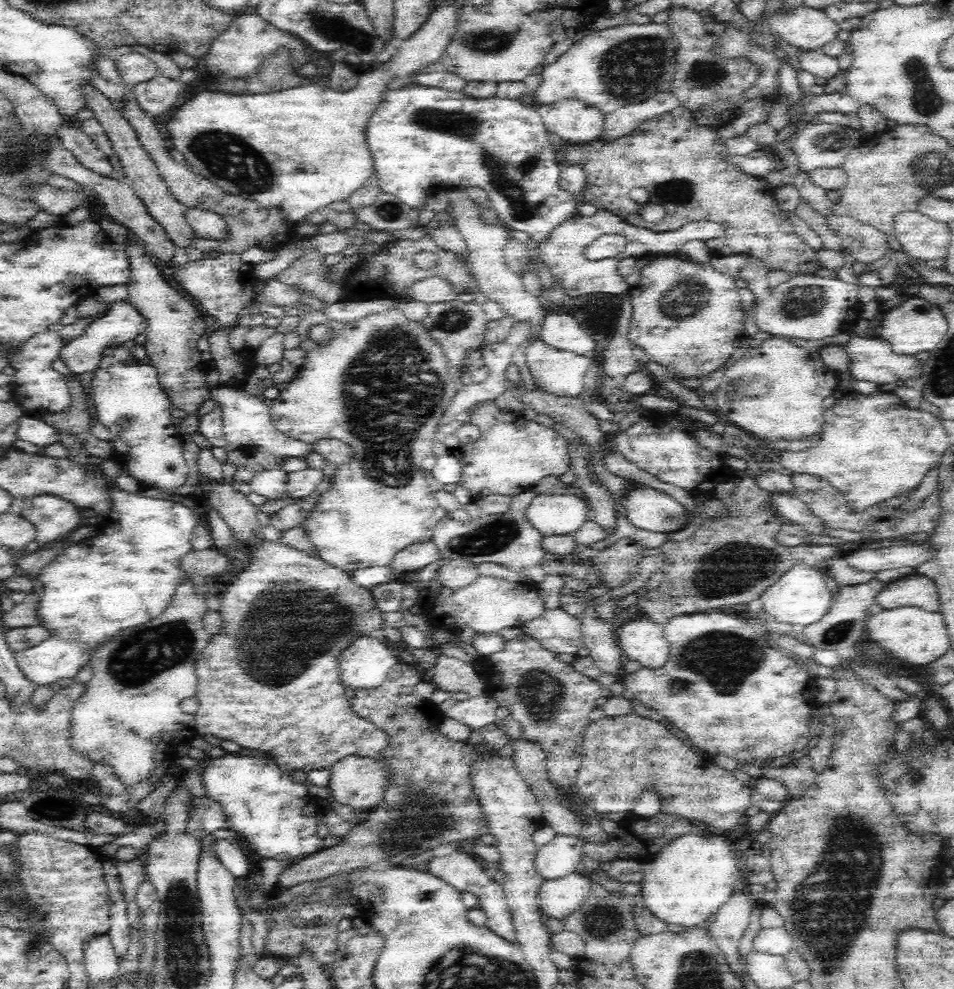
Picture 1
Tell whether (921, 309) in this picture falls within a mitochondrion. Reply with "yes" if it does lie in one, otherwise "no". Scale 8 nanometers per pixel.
yes

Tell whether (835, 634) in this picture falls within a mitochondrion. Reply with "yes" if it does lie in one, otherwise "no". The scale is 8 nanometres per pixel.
yes

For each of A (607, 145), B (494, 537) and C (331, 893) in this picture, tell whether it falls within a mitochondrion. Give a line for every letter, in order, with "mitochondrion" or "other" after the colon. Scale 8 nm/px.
A: other
B: mitochondrion
C: mitochondrion

